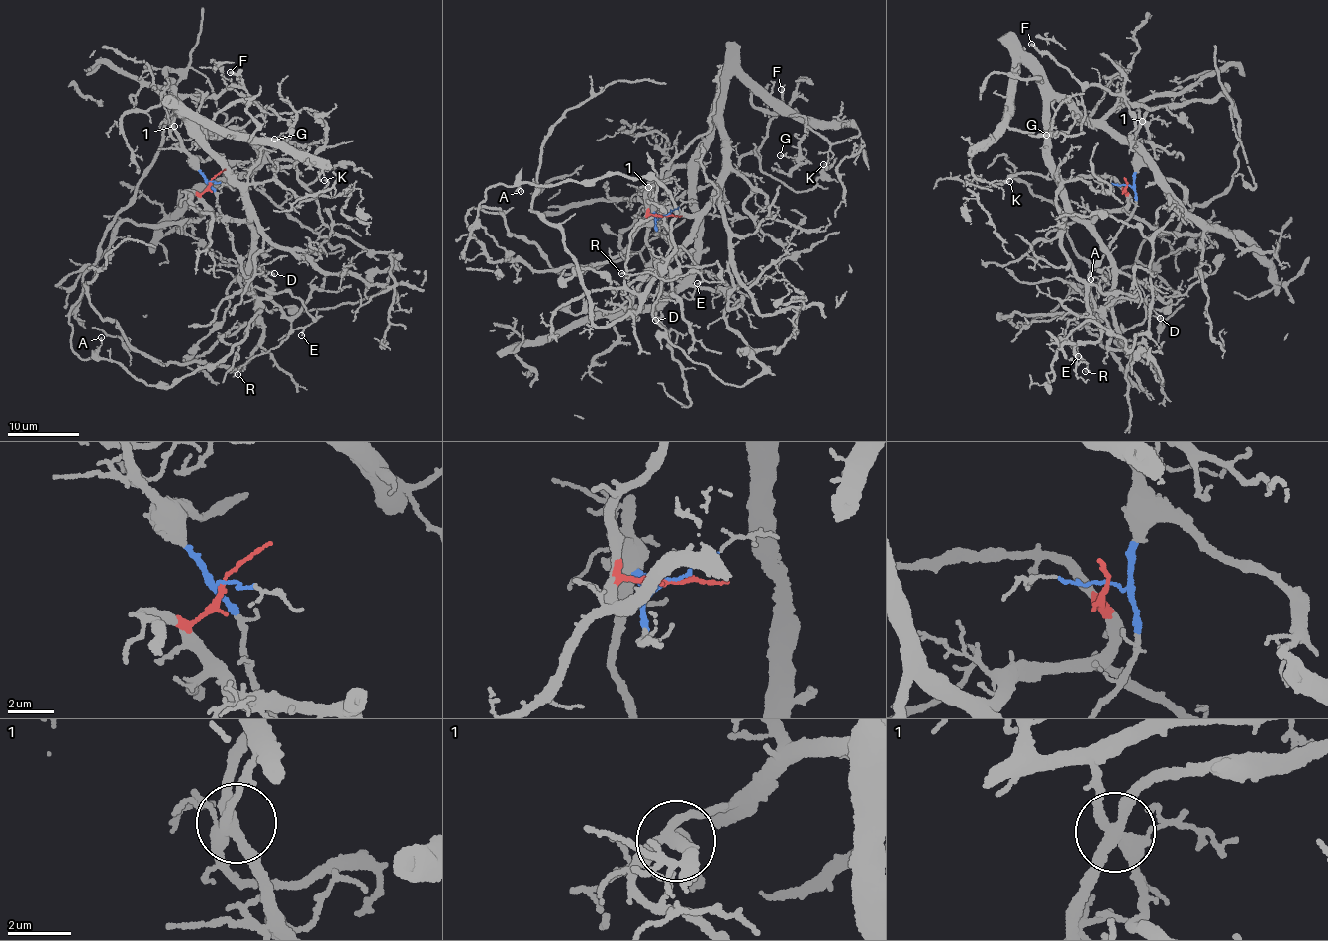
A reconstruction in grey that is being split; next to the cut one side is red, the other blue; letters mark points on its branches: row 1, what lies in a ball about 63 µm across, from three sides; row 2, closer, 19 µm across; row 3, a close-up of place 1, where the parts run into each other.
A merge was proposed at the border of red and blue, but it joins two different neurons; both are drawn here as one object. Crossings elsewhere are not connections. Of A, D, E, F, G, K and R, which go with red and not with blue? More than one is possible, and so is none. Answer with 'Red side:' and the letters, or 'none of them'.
Red side: G, K

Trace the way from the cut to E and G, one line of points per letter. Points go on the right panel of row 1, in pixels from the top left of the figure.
E: (1126, 184), (1135, 210), (1092, 267), (1095, 308), (1065, 329), (1078, 356)
G: (1126, 184), (1122, 207), (1090, 222), (1074, 213), (1040, 84), (1022, 62), (1005, 118), (1046, 136)

